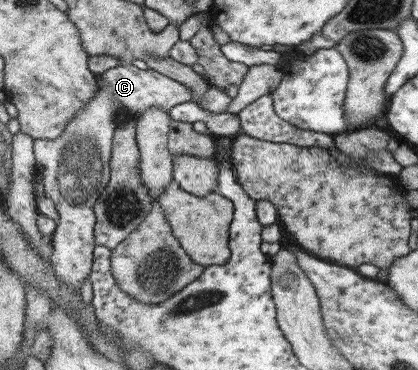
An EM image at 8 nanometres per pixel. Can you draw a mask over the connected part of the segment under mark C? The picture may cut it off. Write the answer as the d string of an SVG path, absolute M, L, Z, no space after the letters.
M131 64L113 67L97 76L103 87L98 87L95 97L76 111L59 137L32 140L34 162L43 169L40 180L44 195L54 203L59 218L50 238L50 264L56 278L76 292L79 292L80 284L90 272L92 249L96 245L92 204L110 178L108 164L112 133L119 122L132 117L136 119L150 107L168 112L171 107L191 99L191 92L183 83L151 69L141 71Z

